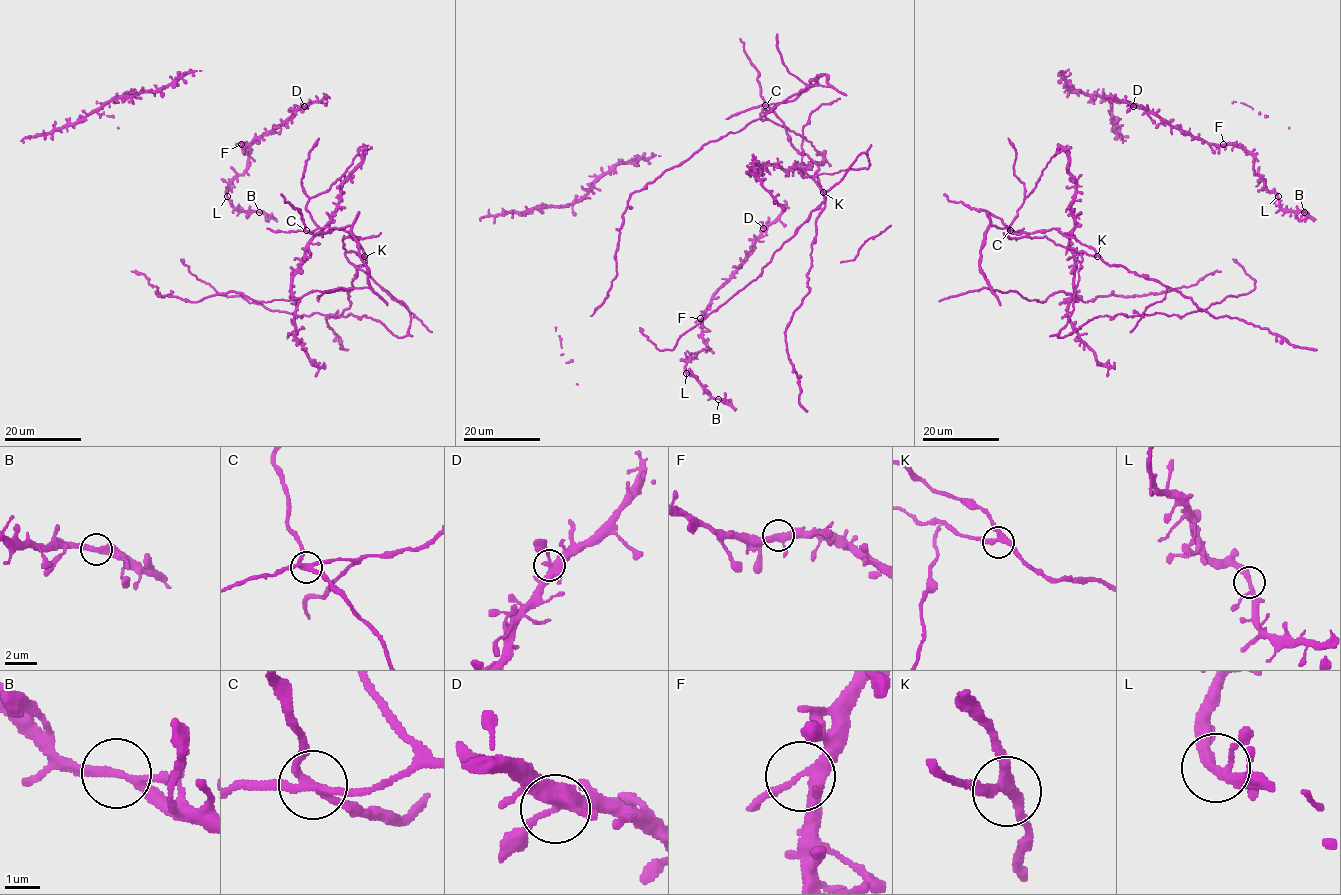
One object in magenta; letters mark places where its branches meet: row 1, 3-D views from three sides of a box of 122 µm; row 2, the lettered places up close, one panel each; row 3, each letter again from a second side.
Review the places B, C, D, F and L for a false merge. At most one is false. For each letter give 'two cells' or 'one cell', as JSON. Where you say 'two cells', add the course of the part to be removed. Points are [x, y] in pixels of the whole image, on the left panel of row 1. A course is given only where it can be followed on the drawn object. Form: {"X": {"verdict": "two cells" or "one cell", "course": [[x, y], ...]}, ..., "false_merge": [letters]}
{"B": {"verdict": "one cell"}, "C": {"verdict": "two cells", "course": [[306, 230], [344, 229], [359, 238], [366, 263], [356, 269], [350, 306], [326, 318], [348, 350]]}, "D": {"verdict": "one cell"}, "F": {"verdict": "one cell"}, "L": {"verdict": "one cell"}, "false_merge": ["C"]}

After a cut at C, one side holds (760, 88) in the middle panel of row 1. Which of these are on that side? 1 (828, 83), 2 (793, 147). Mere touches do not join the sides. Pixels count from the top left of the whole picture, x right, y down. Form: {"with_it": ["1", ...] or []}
{"with_it": ["2"]}

